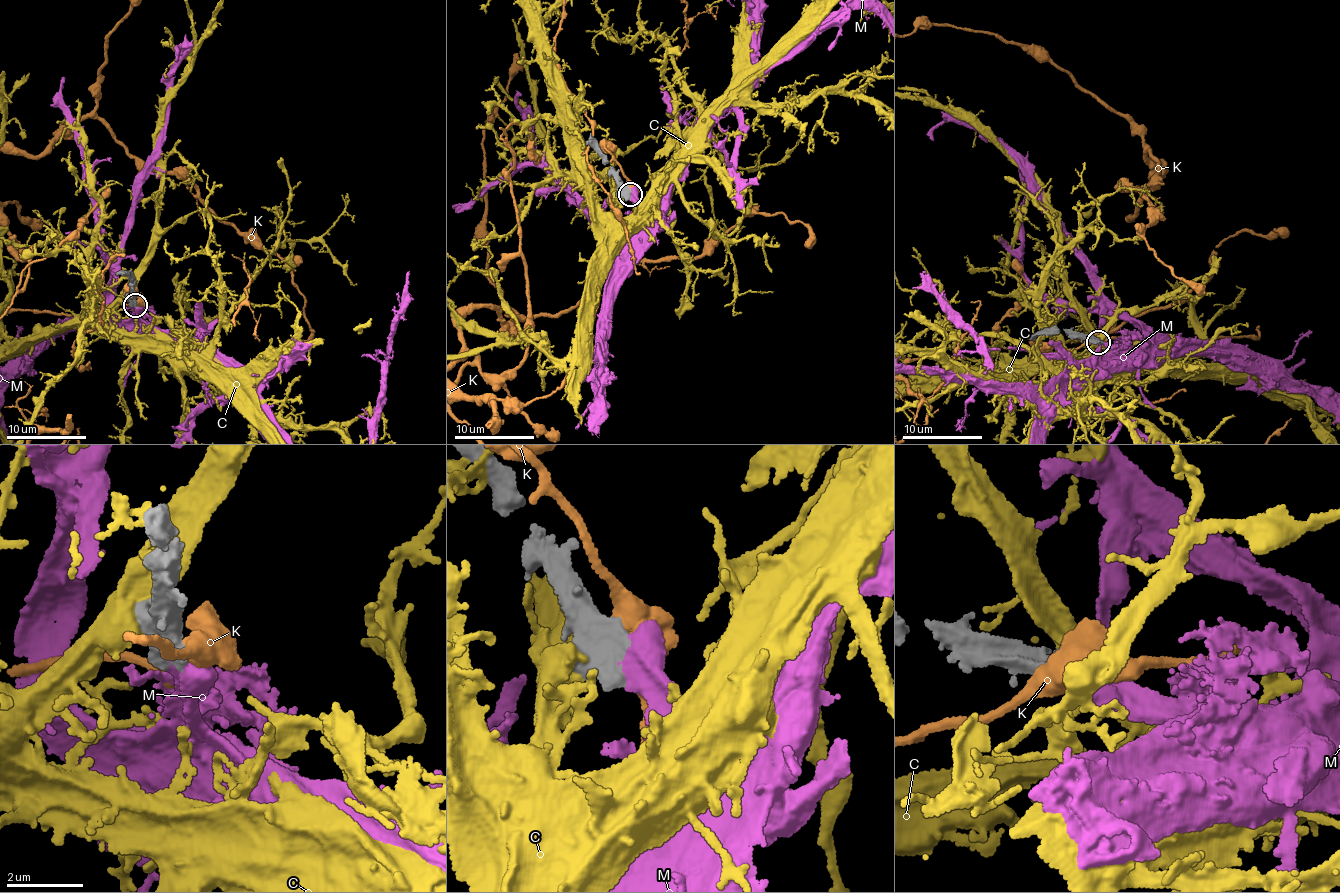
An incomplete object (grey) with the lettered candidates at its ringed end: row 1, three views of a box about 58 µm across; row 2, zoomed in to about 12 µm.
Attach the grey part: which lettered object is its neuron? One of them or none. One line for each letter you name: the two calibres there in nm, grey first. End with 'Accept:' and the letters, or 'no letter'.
M: Thickness 650 nm (grey) against 650 nm
Accept: M

